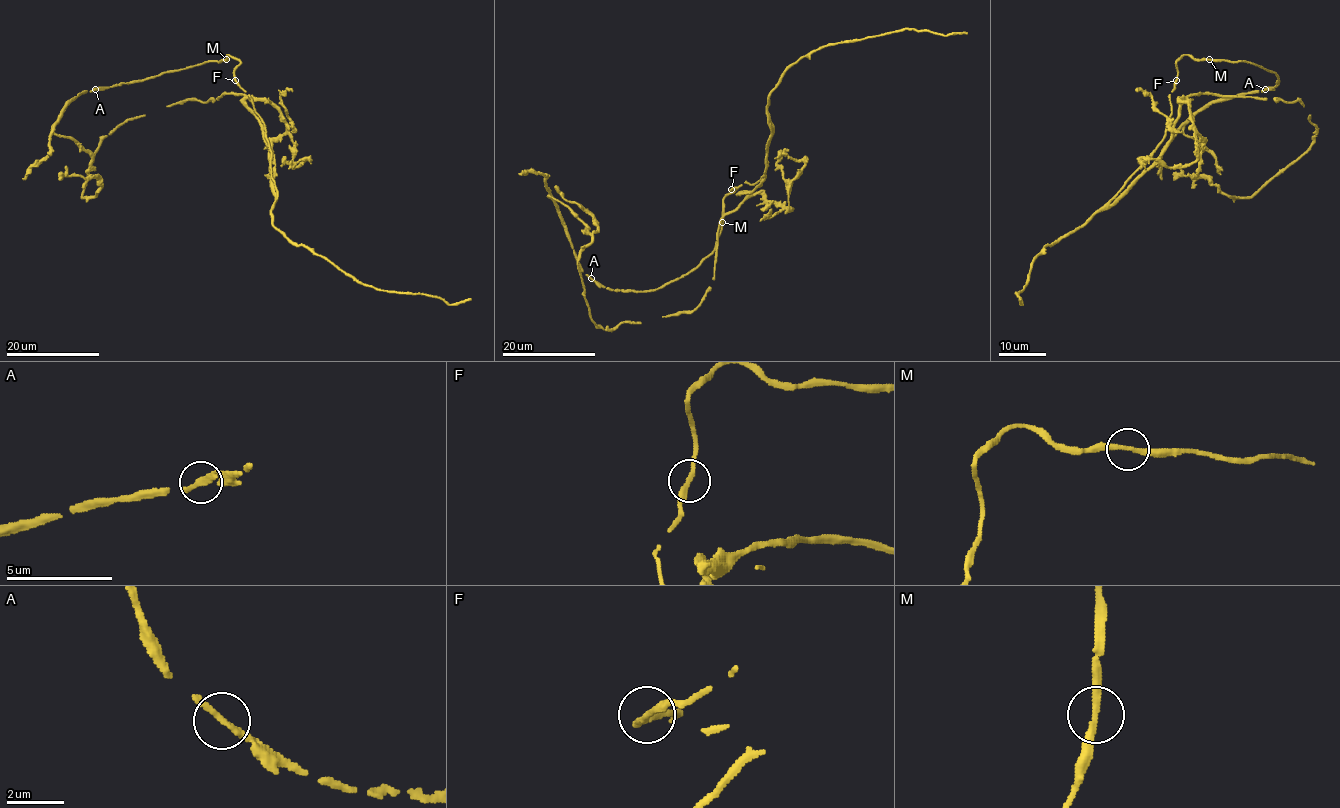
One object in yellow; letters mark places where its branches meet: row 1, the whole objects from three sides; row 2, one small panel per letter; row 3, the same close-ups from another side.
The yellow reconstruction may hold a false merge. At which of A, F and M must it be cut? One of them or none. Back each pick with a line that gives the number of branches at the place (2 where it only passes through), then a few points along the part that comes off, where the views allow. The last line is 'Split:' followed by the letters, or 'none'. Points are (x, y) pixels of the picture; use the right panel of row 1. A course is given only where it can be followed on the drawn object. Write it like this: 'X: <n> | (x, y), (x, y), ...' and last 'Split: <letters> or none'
Split: none

